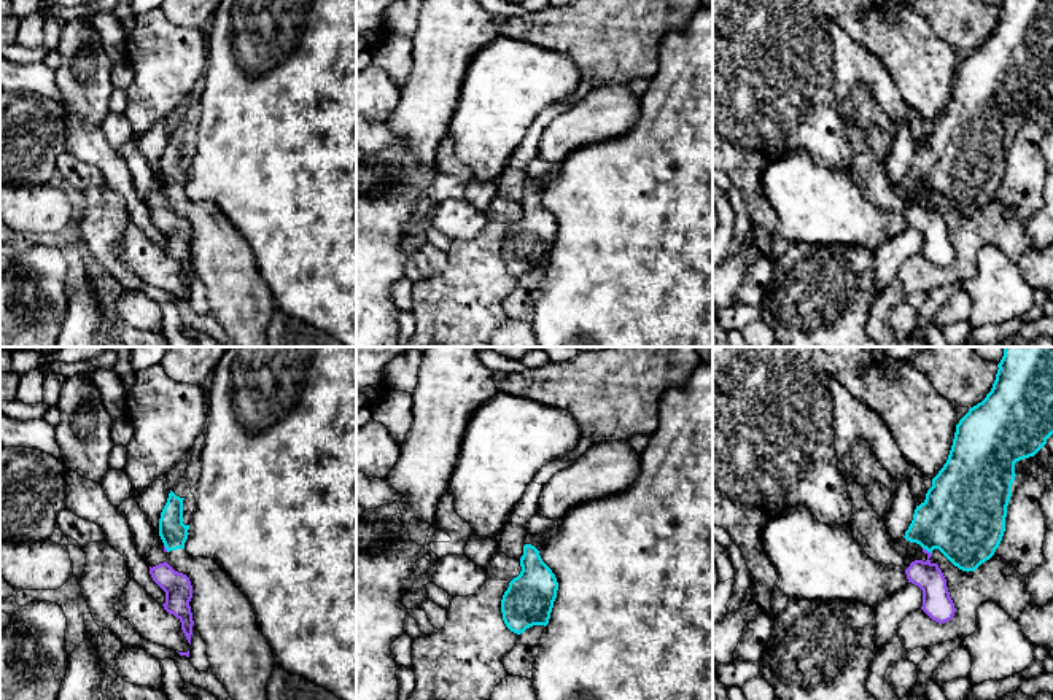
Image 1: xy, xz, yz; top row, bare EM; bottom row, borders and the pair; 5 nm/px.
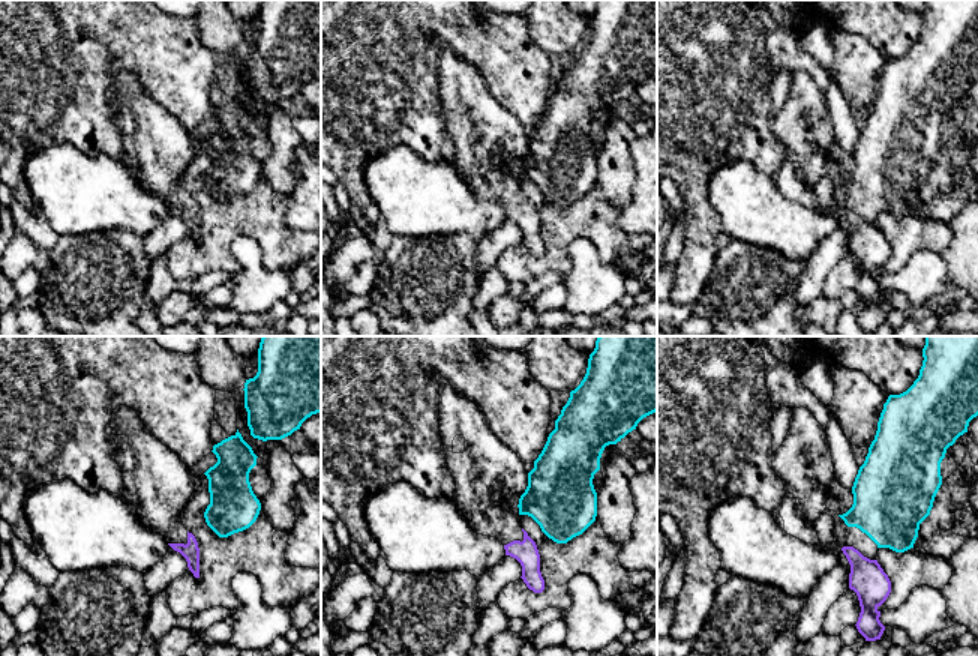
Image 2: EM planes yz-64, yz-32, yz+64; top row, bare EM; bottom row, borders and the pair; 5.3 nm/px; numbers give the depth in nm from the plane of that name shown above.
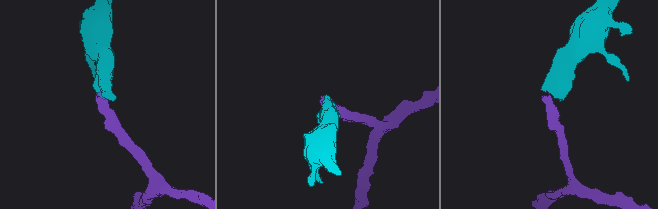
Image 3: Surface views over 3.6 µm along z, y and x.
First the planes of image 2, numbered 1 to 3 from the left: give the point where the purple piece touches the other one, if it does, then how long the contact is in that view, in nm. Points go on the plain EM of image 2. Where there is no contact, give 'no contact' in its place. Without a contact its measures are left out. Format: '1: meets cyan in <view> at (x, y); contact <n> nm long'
1: no contact
2: no contact
3: no contact

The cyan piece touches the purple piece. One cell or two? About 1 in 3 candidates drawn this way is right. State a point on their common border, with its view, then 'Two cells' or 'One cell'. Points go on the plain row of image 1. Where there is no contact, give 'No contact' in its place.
Touches cyan at yz (928, 194). Two cells

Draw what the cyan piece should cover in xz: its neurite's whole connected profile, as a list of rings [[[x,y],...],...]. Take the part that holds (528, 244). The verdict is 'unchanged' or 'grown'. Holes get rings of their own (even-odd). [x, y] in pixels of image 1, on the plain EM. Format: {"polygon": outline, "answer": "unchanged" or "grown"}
{"polygon": [[[546,177],[526,180],[522,215],[509,226],[501,243],[503,264],[517,278],[533,269],[546,270],[557,242],[557,221],[539,199],[546,183]]], "answer": "grown"}

